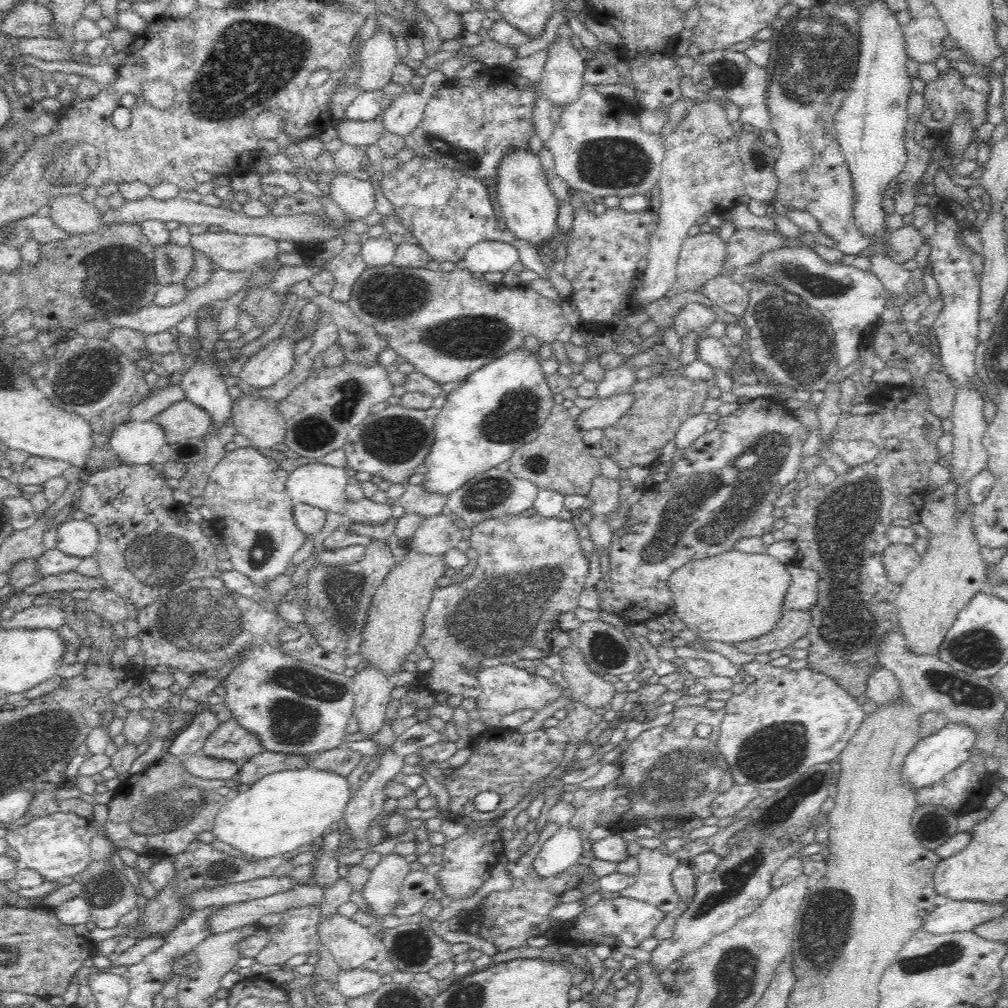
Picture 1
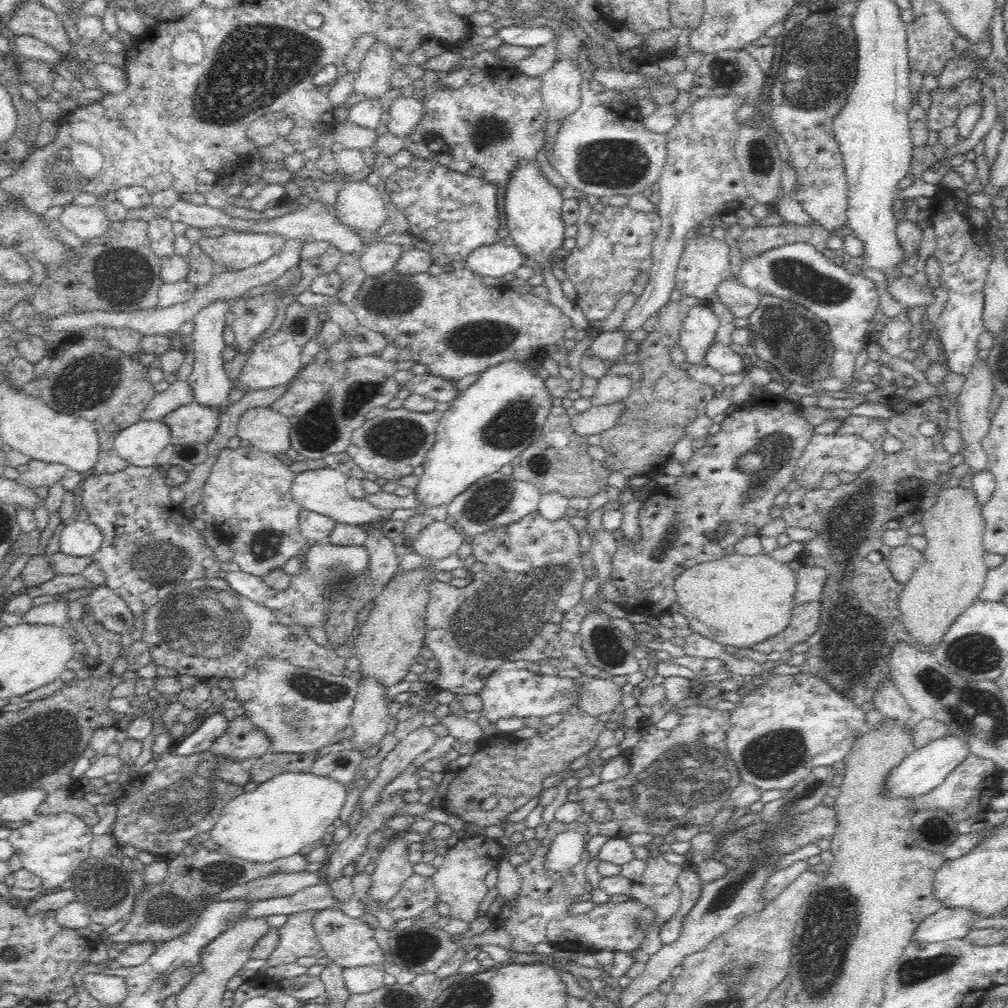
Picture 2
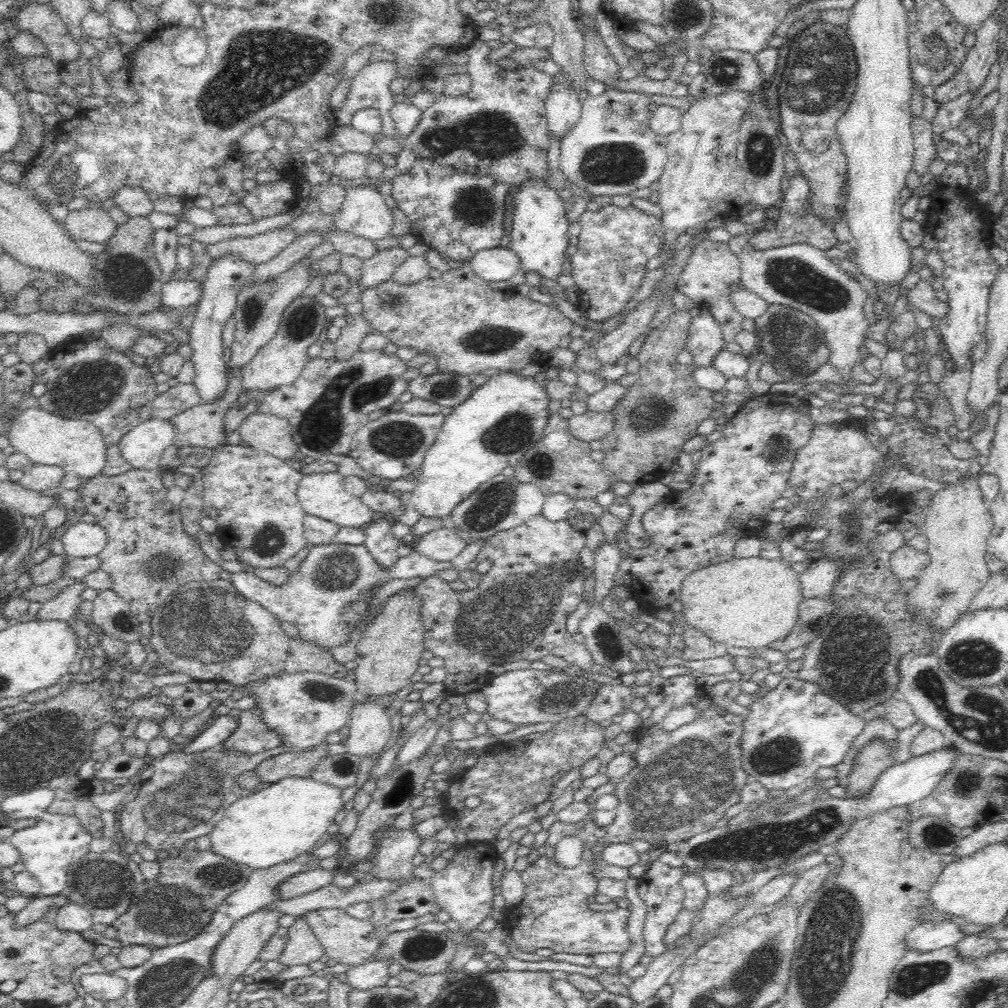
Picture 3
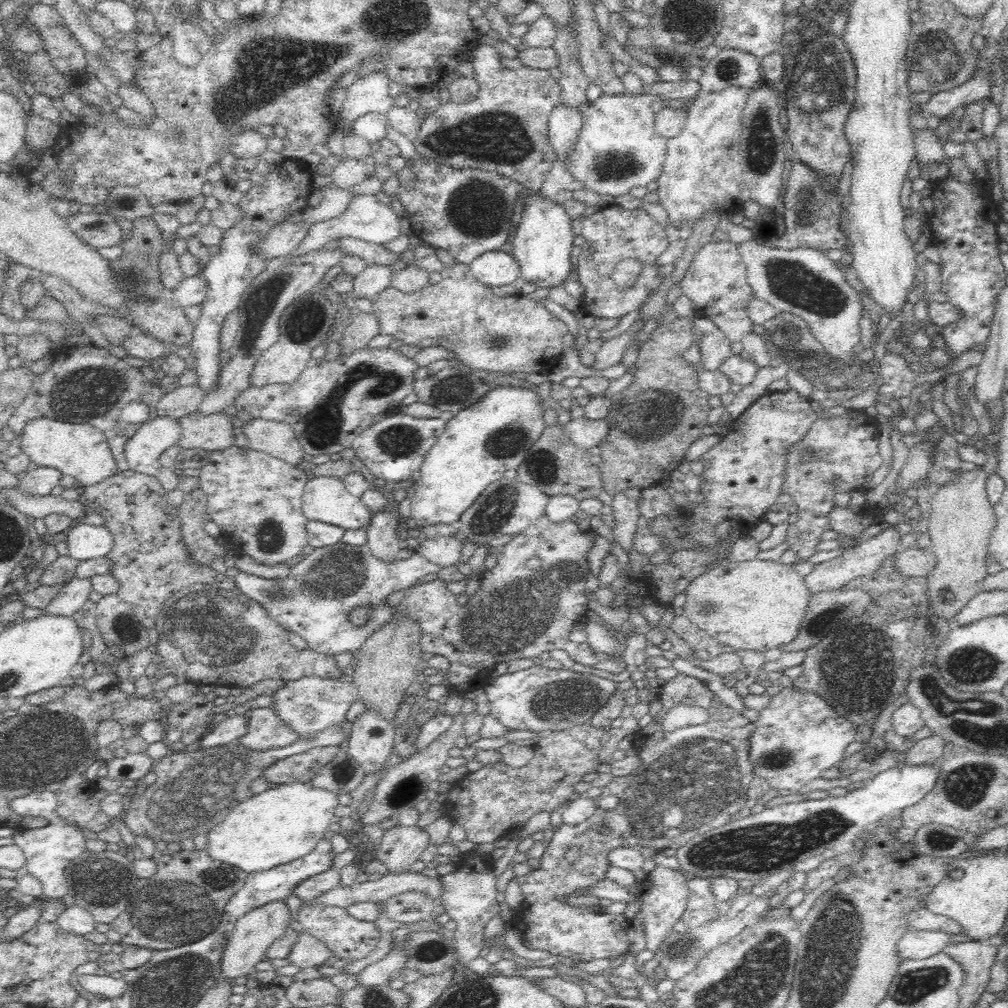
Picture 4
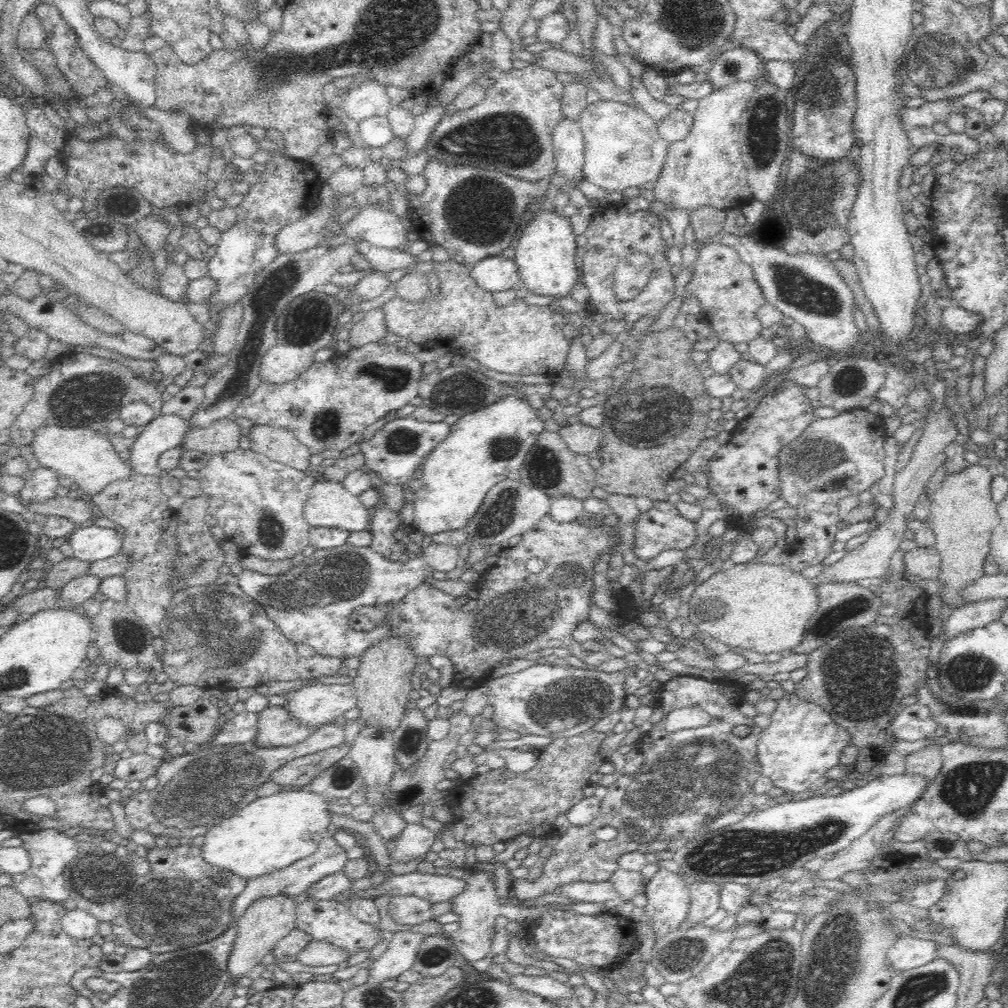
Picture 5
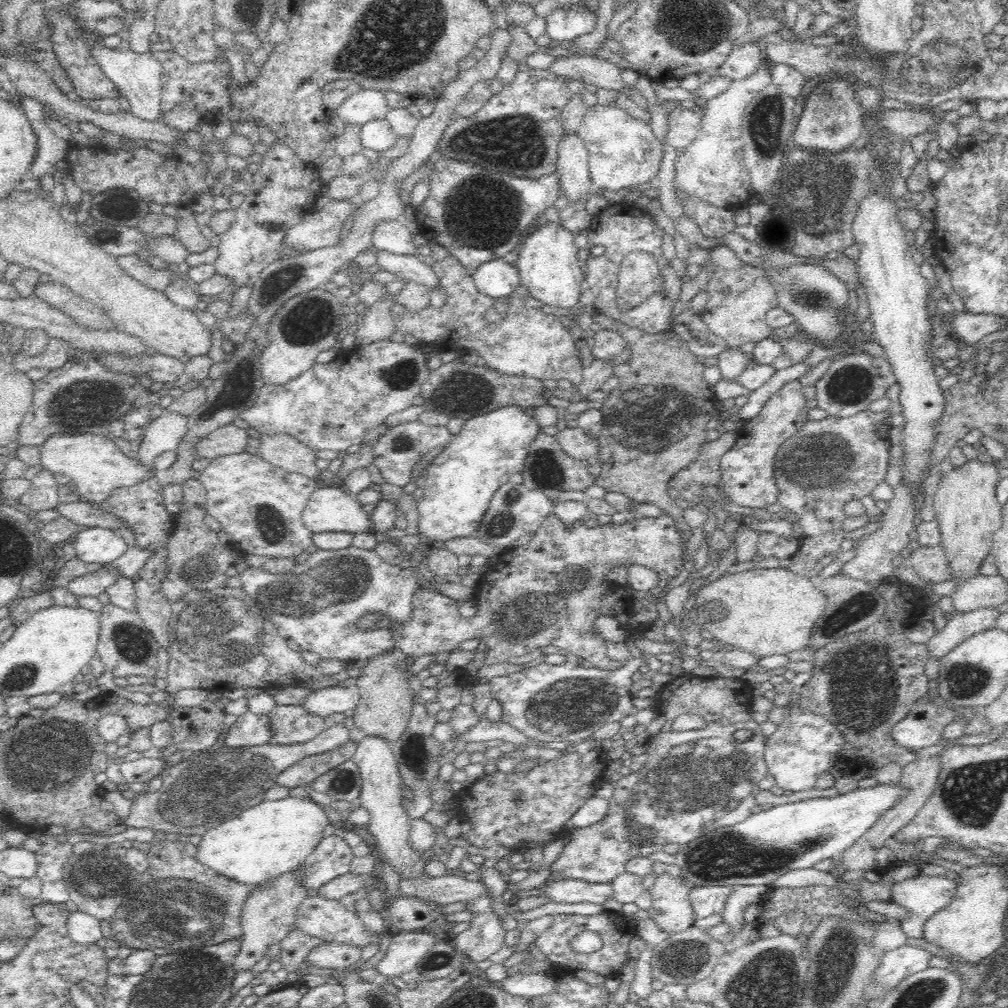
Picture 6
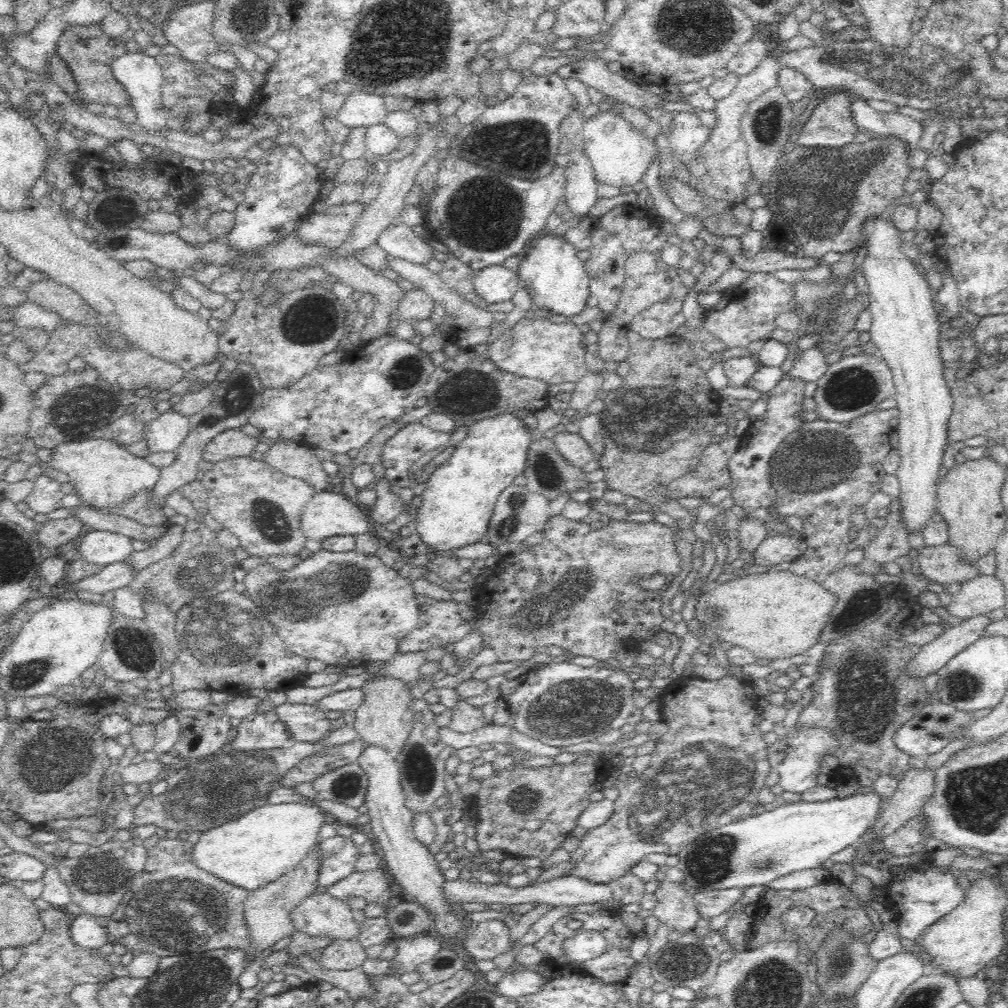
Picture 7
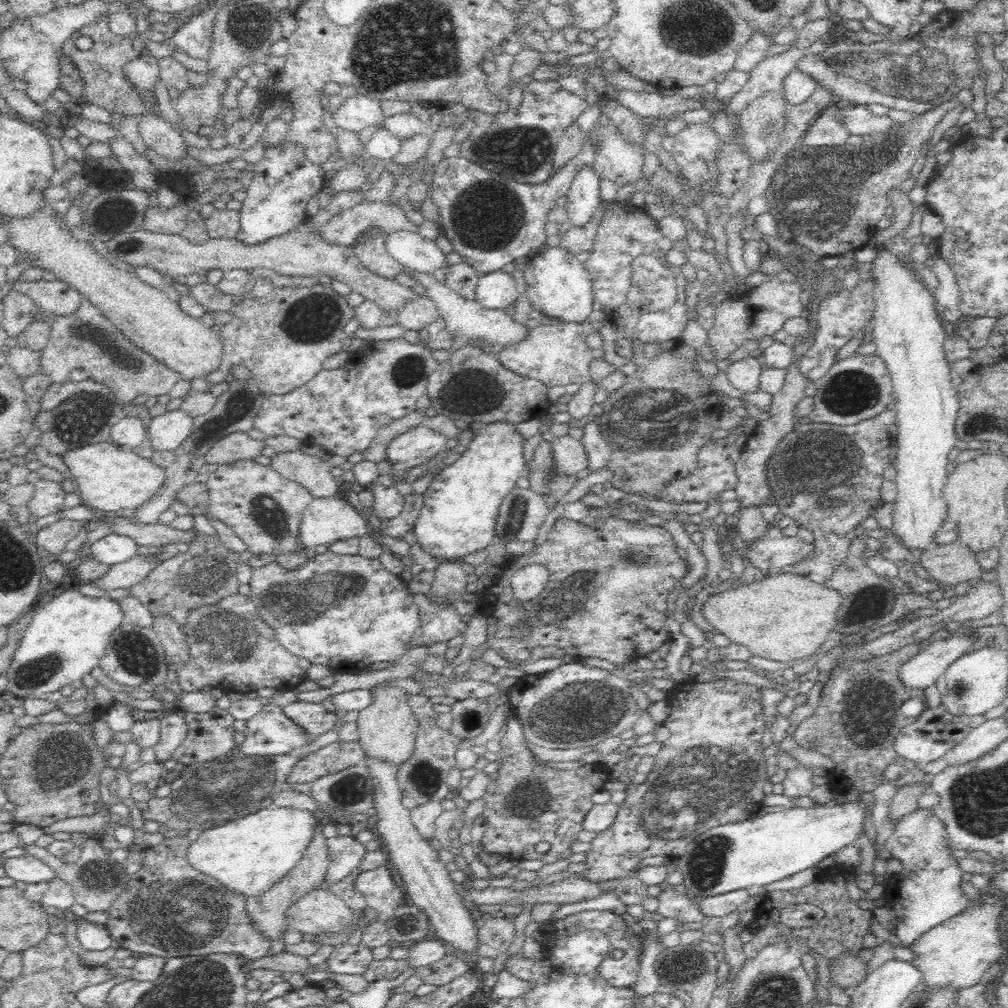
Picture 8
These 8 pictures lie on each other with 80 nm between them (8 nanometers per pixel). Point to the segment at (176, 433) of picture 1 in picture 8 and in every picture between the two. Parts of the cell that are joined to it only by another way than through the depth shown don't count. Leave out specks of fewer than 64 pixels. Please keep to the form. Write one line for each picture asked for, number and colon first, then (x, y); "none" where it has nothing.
2: (194, 423)
3: (203, 426)
4: (215, 433)
5: (221, 437)
6: (228, 440)
7: (230, 444)
8: (236, 447)

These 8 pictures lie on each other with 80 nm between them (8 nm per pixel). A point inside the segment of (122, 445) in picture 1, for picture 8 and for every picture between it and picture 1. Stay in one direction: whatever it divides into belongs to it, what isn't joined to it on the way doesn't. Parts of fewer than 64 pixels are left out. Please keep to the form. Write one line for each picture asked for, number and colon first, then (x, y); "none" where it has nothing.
2: (139, 445)
3: (142, 447)
4: (145, 448)
5: (166, 432)
6: (163, 434)
7: (164, 433)
8: (166, 432)

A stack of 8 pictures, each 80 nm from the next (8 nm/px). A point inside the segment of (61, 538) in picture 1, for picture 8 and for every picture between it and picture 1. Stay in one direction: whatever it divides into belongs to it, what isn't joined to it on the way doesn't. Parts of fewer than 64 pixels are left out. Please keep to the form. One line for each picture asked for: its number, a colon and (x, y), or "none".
2: (78, 538)
3: (82, 540)
4: (85, 542)
5: (90, 543)
6: (97, 546)
7: (101, 547)
8: (114, 549)

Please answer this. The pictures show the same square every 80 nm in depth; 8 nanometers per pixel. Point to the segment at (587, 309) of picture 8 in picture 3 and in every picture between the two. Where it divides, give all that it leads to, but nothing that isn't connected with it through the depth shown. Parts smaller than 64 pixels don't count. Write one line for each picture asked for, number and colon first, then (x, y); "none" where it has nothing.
3: (540, 236)
4: (544, 241)
5: (545, 257)
6: (548, 267)
7: (557, 282)

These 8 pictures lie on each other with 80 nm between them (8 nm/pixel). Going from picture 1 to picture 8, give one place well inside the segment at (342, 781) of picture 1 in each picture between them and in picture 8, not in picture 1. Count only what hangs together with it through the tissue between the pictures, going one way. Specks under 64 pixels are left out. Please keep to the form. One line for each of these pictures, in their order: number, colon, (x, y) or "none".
2: (287, 815)
3: (290, 818)
4: (286, 823)
5: (269, 834)
6: (275, 837)
7: (254, 850)
8: (248, 856)

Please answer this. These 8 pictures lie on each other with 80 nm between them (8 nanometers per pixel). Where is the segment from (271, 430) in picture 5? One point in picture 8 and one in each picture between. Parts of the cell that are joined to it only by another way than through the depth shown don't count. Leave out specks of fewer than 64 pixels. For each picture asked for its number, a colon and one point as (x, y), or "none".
6: (285, 452)
7: (292, 459)
8: (314, 474)

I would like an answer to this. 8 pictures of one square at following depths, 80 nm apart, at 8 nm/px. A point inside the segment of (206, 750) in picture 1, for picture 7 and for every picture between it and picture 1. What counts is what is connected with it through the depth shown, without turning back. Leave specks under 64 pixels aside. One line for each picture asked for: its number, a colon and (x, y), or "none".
2: (243, 740)
3: (253, 736)
4: (266, 730)
5: (278, 727)
6: (292, 724)
7: (306, 723)

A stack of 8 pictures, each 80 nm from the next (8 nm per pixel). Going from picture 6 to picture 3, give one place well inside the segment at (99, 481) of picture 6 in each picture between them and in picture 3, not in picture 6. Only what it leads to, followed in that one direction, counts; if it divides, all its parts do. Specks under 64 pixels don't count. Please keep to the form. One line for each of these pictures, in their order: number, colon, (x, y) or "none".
3: (75, 445)
4: (82, 451)
5: (85, 458)

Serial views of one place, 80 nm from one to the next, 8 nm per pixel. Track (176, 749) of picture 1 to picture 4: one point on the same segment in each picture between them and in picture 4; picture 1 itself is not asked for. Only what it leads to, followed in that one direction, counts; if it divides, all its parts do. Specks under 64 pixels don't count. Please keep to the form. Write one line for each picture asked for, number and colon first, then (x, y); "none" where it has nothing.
2: (201, 738)
3: (225, 725)
4: (236, 726)

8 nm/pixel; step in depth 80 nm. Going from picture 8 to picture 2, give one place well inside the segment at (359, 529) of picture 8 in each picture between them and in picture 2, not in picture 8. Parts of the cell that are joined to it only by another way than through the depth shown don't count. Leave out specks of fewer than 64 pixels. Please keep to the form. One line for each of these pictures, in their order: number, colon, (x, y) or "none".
2: (323, 490)
3: (323, 495)
4: (326, 500)
5: (329, 505)
6: (331, 508)
7: (329, 513)

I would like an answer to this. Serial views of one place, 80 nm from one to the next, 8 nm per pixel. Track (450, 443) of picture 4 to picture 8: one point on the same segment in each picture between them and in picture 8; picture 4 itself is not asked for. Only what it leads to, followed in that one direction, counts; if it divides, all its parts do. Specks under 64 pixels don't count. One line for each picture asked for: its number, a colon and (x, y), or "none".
5: (482, 448)
6: (456, 494)
7: (458, 501)
8: (460, 509)

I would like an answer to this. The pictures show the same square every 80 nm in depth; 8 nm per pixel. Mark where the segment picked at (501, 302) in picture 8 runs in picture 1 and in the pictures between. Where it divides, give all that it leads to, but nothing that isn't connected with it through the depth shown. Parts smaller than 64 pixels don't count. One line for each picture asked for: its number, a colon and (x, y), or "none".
1: (485, 257)
2: (496, 260)
3: (497, 264)
4: (497, 268)
5: (493, 274)
6: (497, 279)
7: (496, 284)

